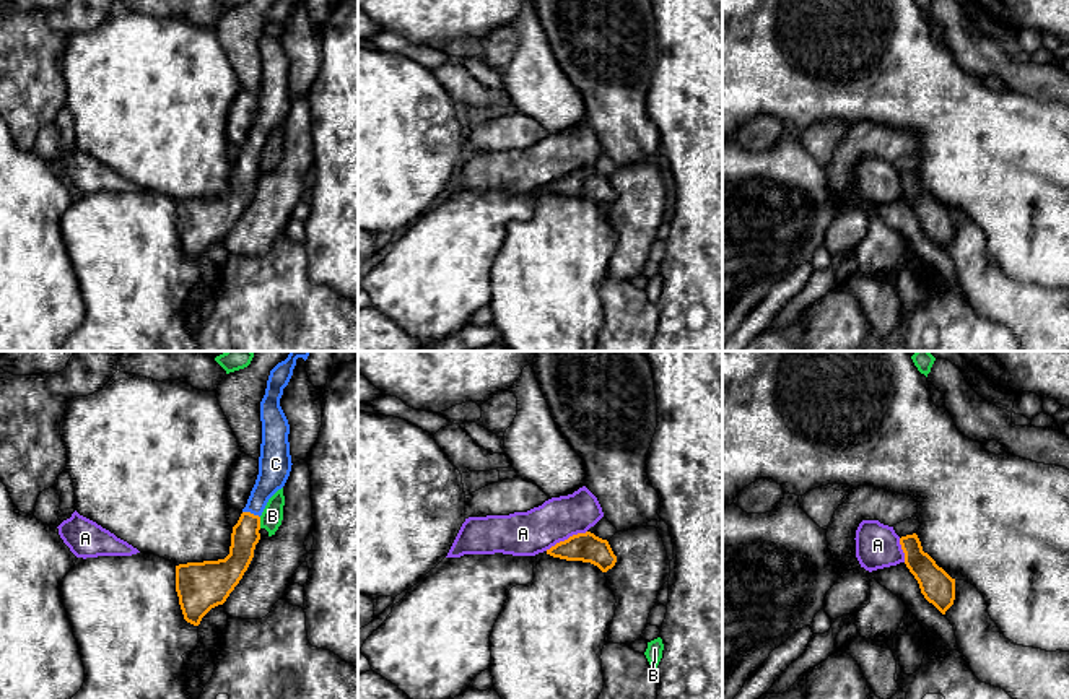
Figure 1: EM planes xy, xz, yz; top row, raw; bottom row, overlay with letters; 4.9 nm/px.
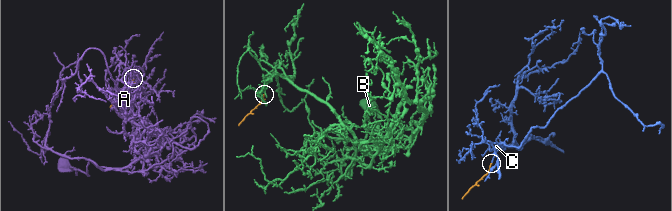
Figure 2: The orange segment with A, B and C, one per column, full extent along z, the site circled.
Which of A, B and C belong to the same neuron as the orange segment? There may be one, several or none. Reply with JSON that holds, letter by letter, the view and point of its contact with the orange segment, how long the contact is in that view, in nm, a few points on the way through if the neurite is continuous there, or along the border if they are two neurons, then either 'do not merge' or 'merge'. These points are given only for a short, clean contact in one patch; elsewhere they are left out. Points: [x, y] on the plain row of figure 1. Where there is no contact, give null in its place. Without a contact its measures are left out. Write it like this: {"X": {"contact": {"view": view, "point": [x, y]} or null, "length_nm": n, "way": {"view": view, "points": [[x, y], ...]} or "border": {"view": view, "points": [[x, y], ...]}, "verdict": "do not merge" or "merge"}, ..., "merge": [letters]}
{"A": {"contact": {"view": "xz", "point": [565, 176]}, "length_nm": 220, "border": {"view": "xz", "points": [[586, 166], [570, 171], [545, 186]]}, "verdict": "do not merge"}, "B": {"contact": {"view": "xy", "point": [259, 158]}, "length_nm": 60, "border": {"view": "xy", "points": [[259, 153], [261, 163]]}, "verdict": "do not merge"}, "C": {"contact": {"view": "xy", "point": [249, 148]}, "length_nm": 90, "way": {"view": "xy", "points": [[244, 173], [249, 148], [272, 112], [274, 104]]}, "verdict": "merge"}, "merge": ["C"]}

